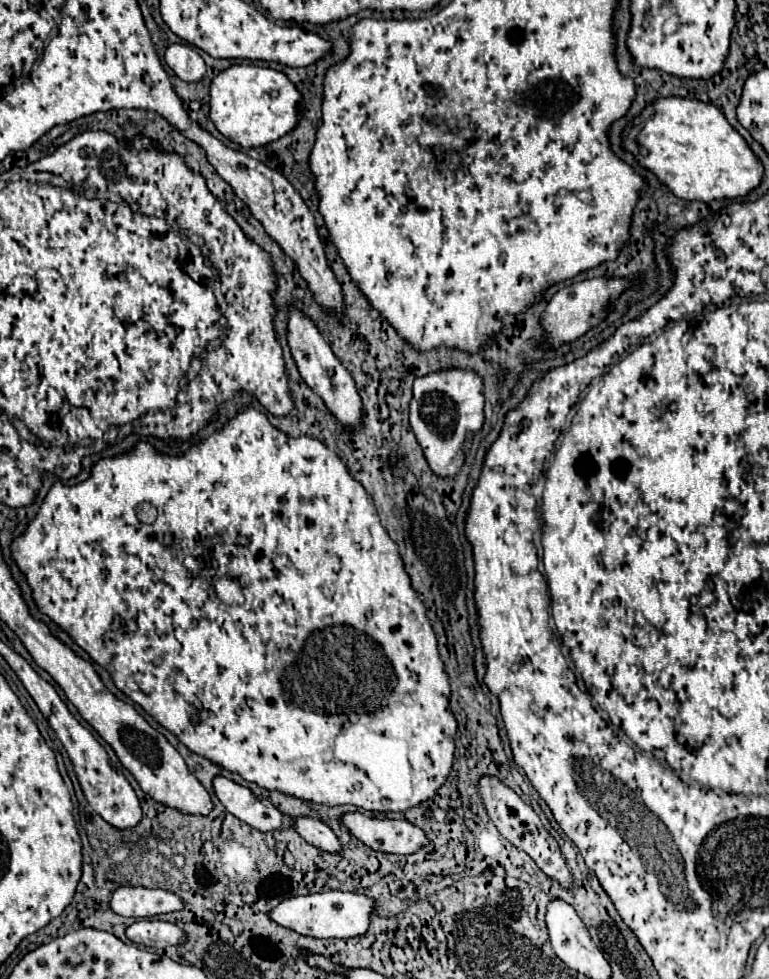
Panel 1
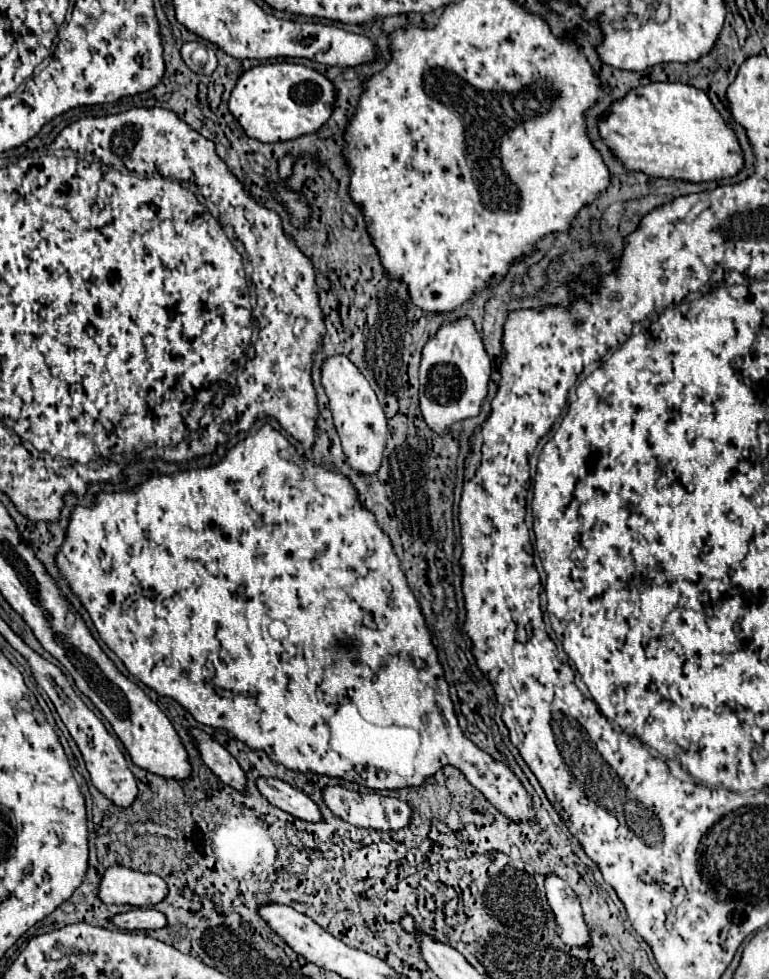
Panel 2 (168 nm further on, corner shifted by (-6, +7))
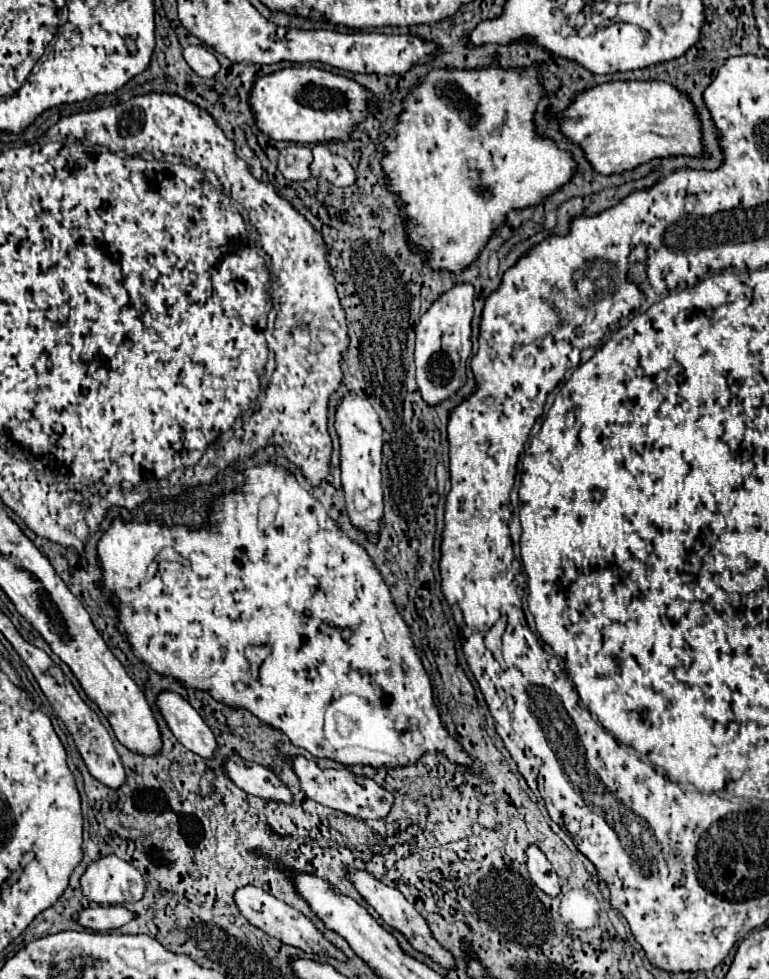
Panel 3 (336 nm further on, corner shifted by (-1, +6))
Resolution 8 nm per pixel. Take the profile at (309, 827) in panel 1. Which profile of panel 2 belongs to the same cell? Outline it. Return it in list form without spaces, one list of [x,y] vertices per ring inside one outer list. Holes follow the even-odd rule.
[[[257,779],[257,787],[271,805],[283,809],[285,813],[291,813],[293,817],[309,823],[323,821],[323,815],[317,803],[309,799],[305,793],[293,789],[289,783],[283,783],[279,779]]]

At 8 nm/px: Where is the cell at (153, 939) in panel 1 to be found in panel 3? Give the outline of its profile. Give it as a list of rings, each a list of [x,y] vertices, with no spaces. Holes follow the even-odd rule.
[[[96,906],[96,908],[86,908],[78,912],[78,924],[96,932],[116,930],[126,922],[130,922],[132,918],[134,914],[124,906]]]

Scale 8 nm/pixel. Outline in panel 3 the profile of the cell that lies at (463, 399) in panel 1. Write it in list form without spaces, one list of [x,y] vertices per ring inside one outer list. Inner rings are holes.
[[[460,282],[440,294],[416,326],[416,378],[422,398],[434,406],[450,398],[466,380],[466,360],[472,352],[470,322],[474,314],[474,286]]]

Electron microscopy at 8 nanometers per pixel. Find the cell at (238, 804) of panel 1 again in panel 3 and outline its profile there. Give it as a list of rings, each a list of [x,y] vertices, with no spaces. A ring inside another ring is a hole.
[[[162,690],[156,706],[180,744],[200,756],[214,756],[214,734],[186,698],[172,690]]]

